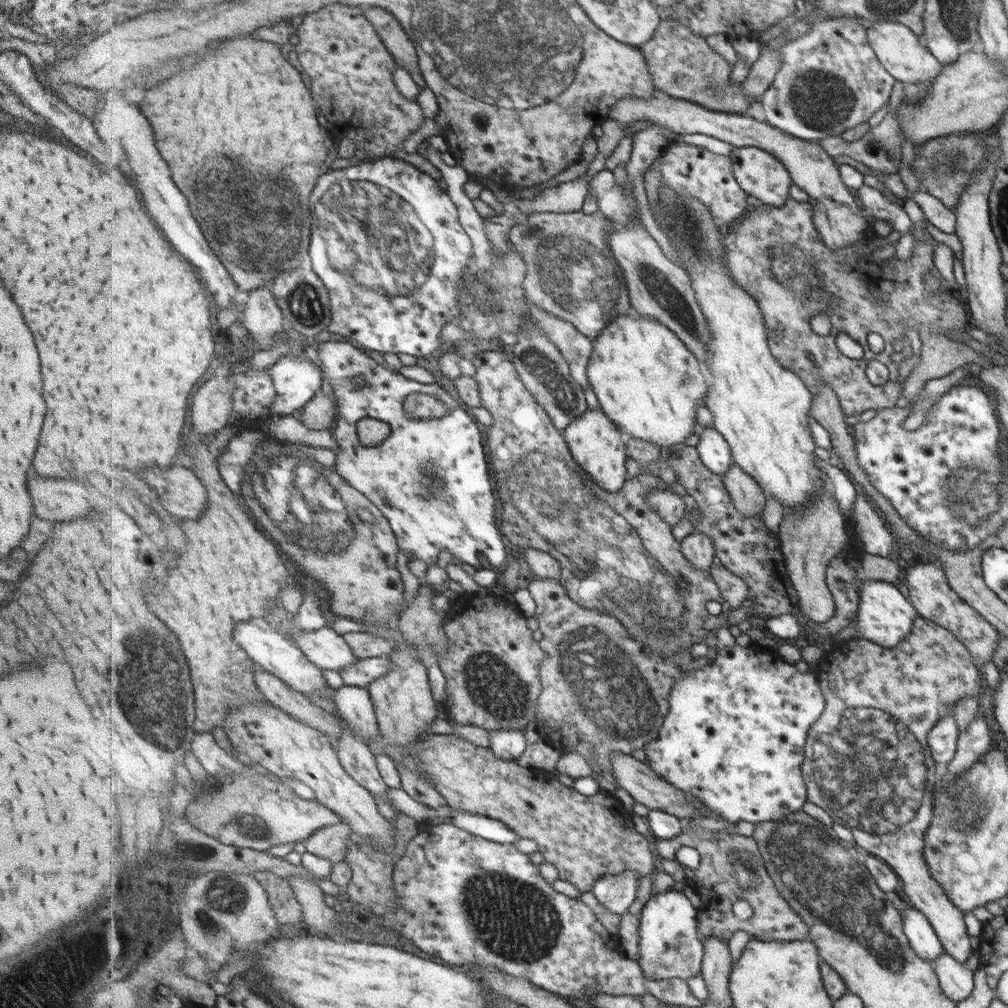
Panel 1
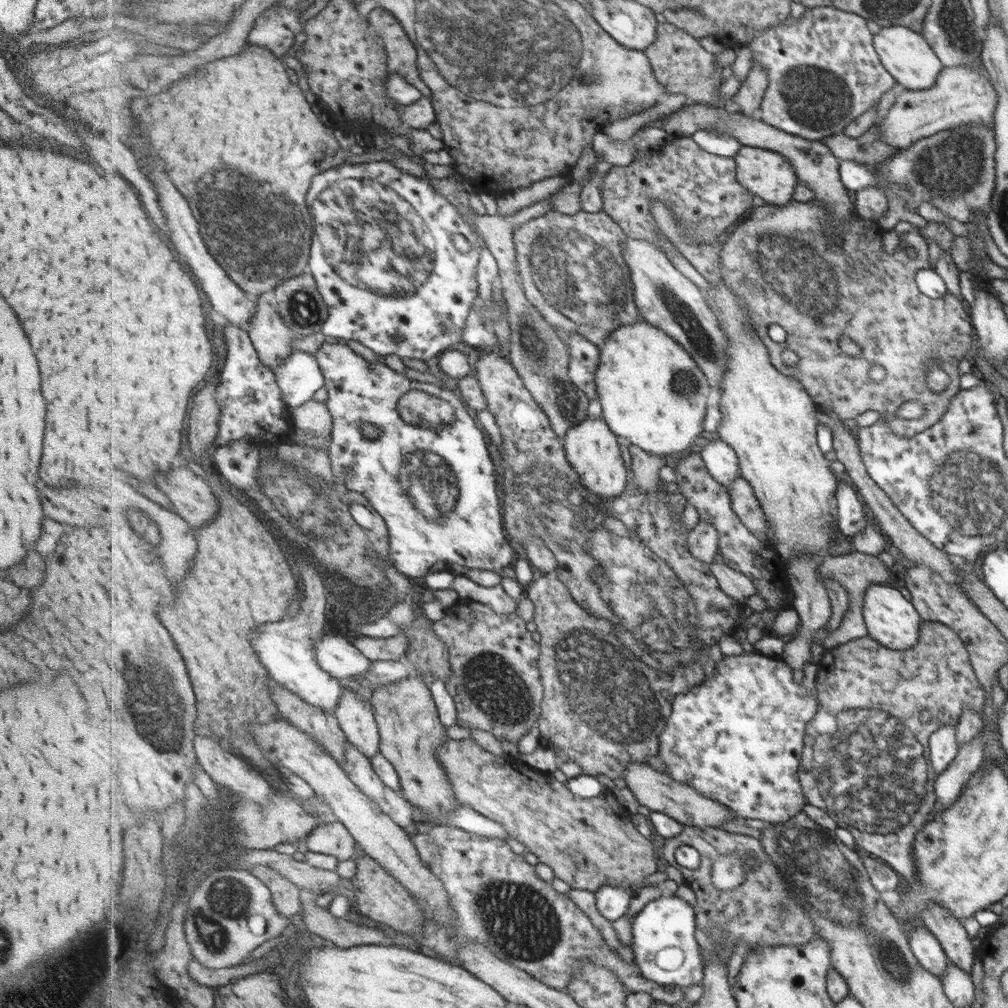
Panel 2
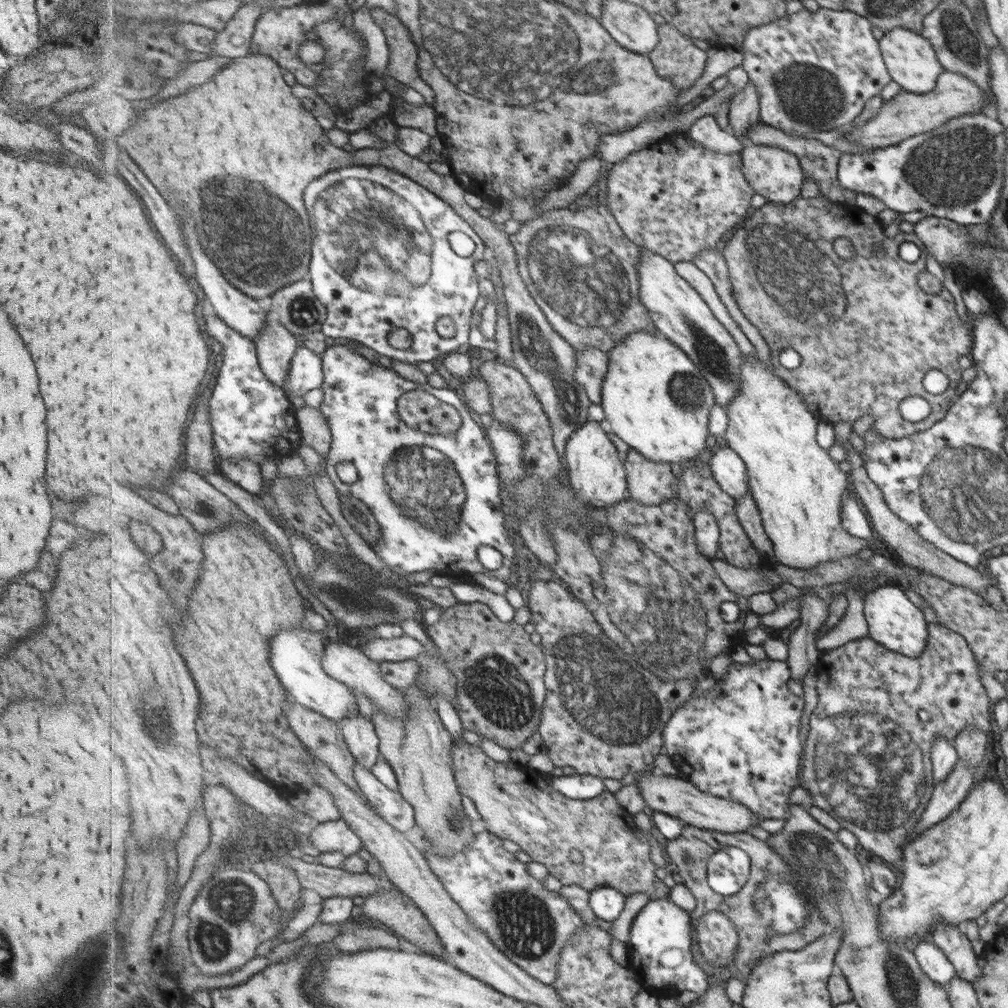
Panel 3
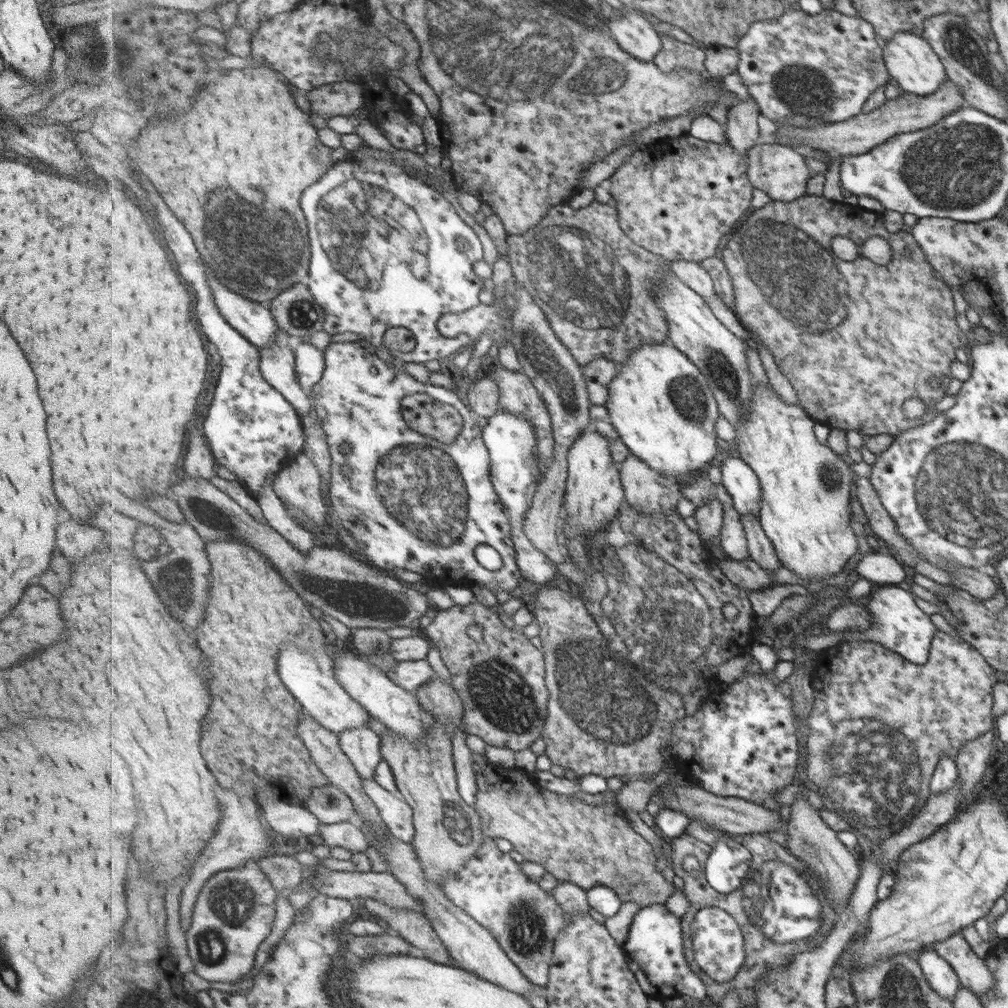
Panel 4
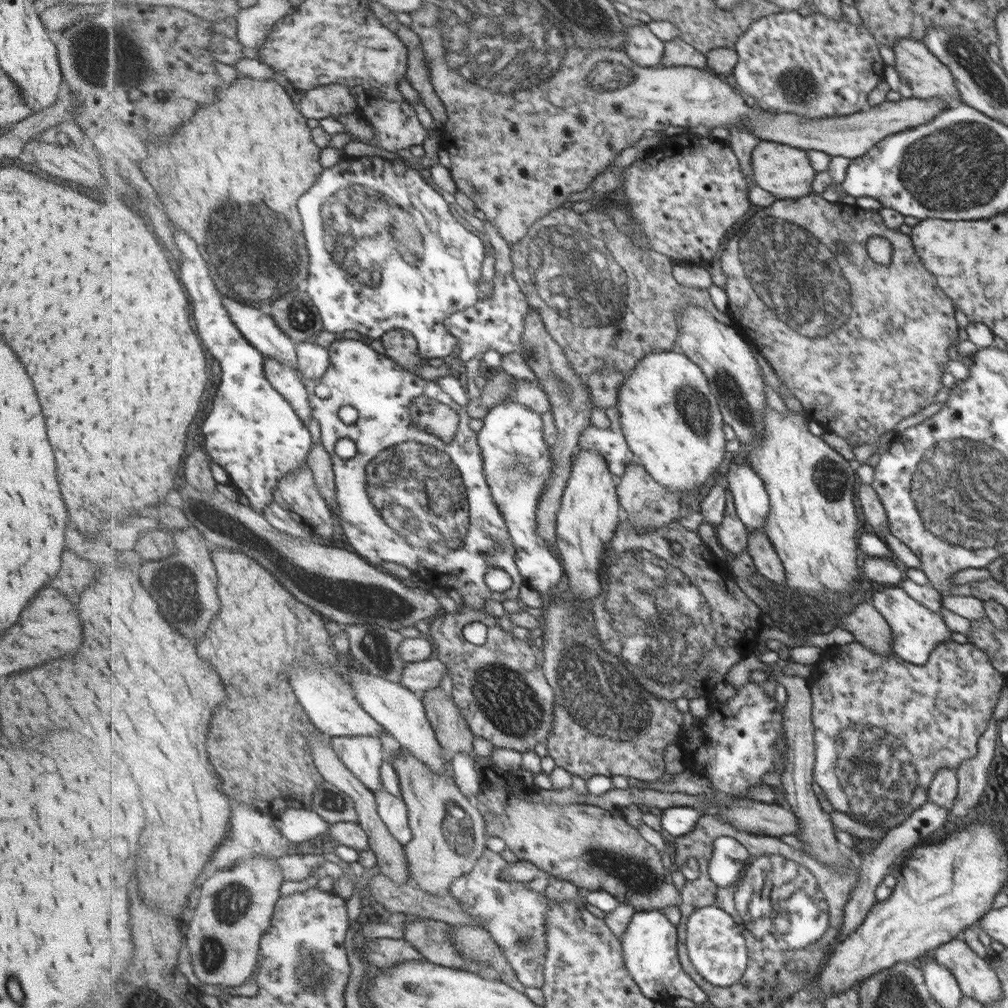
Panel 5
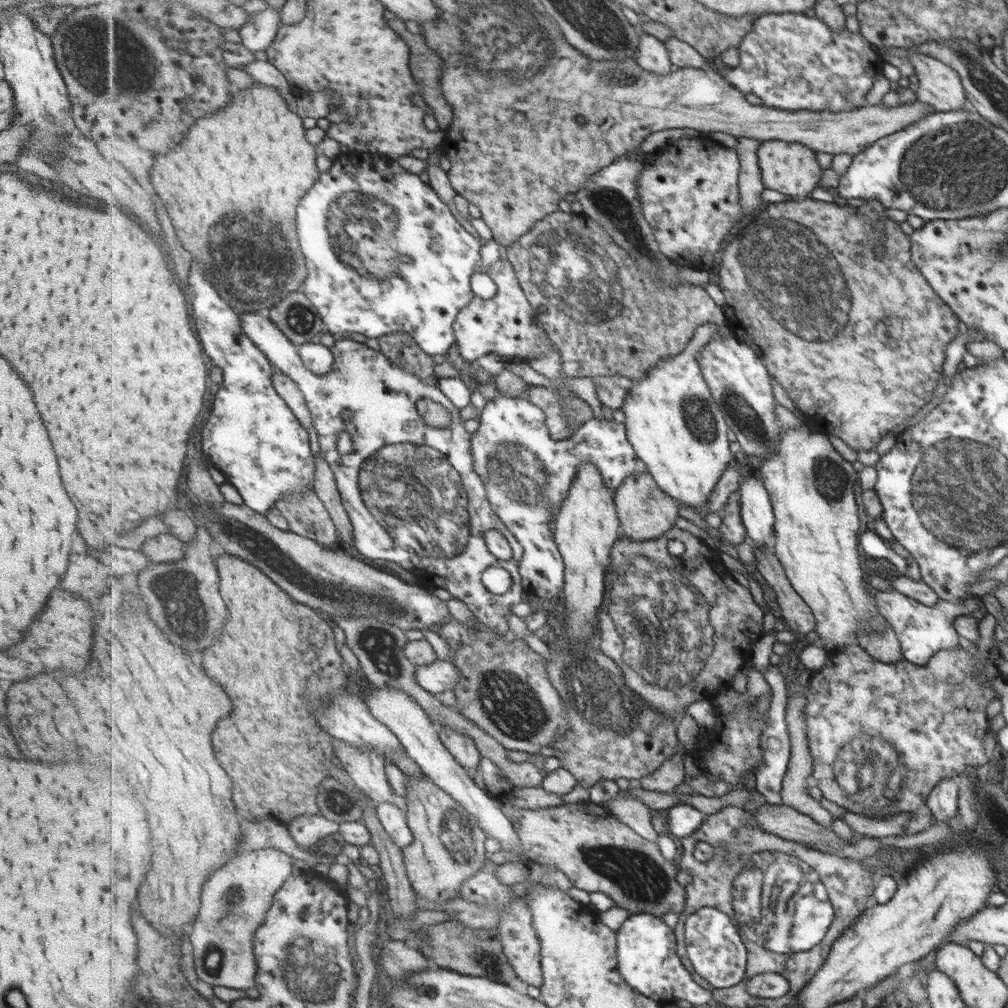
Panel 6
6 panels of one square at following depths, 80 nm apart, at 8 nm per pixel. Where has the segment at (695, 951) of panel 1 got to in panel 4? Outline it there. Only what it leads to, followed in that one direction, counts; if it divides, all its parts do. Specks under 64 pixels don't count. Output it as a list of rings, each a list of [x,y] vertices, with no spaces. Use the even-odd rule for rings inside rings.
[[[663,904],[642,908],[636,915],[629,939],[623,946],[629,970],[635,974],[641,990],[651,999],[671,1002],[671,998],[709,999],[704,977],[691,968],[687,962],[683,946],[683,926],[681,917],[675,916]]]

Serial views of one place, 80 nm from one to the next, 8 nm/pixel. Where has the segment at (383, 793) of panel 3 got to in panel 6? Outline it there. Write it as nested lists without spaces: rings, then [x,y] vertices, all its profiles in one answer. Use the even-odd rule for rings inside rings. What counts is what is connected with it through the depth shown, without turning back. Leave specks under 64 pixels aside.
[[[383,802],[378,805],[376,812],[391,838],[402,850],[409,848],[414,841],[414,834],[401,805]]]

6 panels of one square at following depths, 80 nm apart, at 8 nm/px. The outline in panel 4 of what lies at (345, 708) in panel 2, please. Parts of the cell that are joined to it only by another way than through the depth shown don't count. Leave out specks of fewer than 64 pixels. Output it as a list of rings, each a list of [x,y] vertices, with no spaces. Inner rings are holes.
[[[361,726],[341,733],[340,743],[363,780],[375,779],[375,770],[384,760],[381,752],[382,736],[367,726]]]

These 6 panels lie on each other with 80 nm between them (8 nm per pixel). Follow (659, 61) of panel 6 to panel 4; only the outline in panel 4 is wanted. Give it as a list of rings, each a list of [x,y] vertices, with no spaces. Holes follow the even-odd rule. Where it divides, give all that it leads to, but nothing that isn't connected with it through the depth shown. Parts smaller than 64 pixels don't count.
[[[626,6],[620,16],[612,16],[608,28],[623,50],[637,57],[639,61],[654,62],[662,50],[662,35],[657,33],[642,11]]]

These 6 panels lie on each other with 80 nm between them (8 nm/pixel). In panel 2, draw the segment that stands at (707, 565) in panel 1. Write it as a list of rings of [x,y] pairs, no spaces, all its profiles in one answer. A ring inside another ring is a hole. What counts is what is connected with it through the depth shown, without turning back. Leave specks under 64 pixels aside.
[[[700,518],[688,534],[688,549],[695,558],[710,565],[720,552],[719,539],[719,531],[713,524]]]

